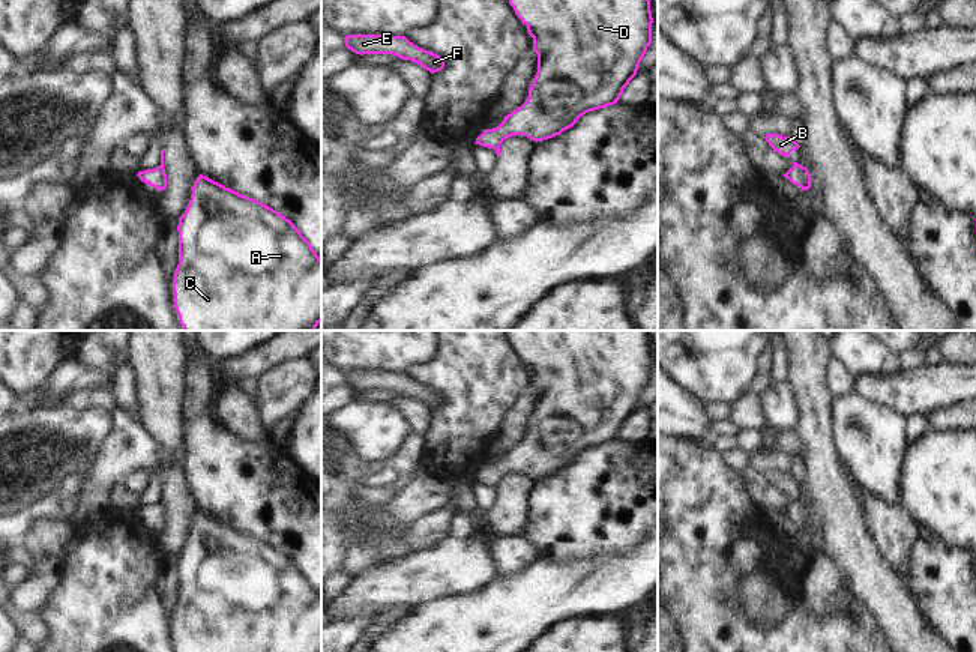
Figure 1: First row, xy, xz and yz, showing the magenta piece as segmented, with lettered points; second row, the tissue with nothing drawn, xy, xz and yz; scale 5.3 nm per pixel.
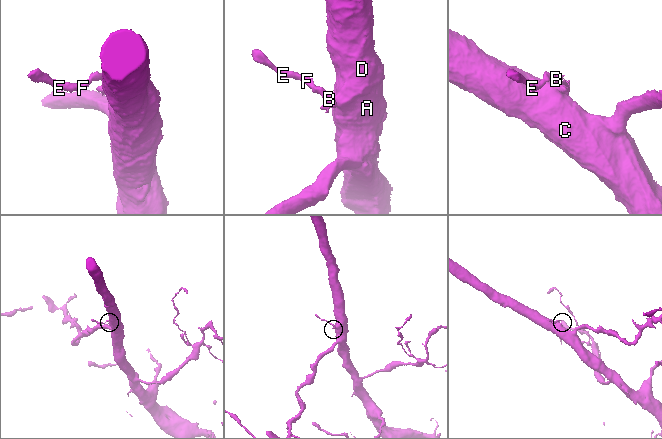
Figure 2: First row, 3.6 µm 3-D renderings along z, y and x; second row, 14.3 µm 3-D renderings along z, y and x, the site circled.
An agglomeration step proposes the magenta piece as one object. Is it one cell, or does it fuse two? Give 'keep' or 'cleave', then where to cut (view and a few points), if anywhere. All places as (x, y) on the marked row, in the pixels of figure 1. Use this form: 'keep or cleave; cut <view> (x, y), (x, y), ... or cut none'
cleave; cut yz (810, 175), (801, 187)

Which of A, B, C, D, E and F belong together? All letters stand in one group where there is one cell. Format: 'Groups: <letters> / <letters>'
Groups: A C D / B E F

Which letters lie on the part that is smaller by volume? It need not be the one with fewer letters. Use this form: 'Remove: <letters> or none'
Remove: B, E, F

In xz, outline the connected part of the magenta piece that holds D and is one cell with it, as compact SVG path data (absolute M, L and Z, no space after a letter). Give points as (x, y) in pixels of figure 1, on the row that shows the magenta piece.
M509 0L509 5L533 38L538 72L526 102L505 116L497 128L485 129L476 138L474 144L494 150L512 135L524 135L536 143L553 138L572 128L586 113L617 104L652 44L650 0Z

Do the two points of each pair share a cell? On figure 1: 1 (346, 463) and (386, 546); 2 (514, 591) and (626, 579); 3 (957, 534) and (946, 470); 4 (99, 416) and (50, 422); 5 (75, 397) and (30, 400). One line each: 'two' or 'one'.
1: one
2: one
3: one
4: one
5: one

